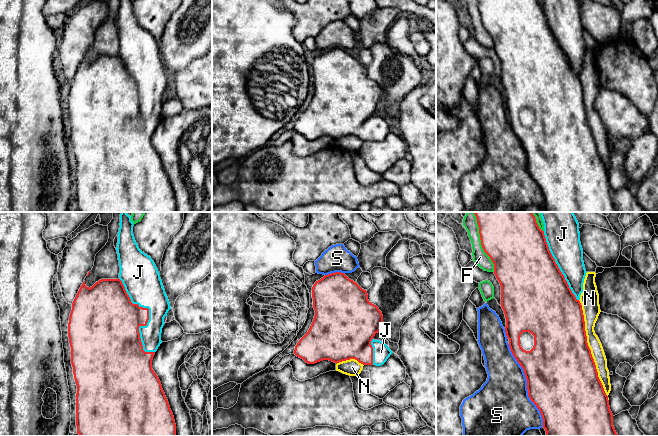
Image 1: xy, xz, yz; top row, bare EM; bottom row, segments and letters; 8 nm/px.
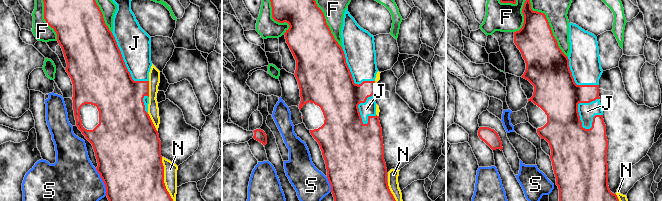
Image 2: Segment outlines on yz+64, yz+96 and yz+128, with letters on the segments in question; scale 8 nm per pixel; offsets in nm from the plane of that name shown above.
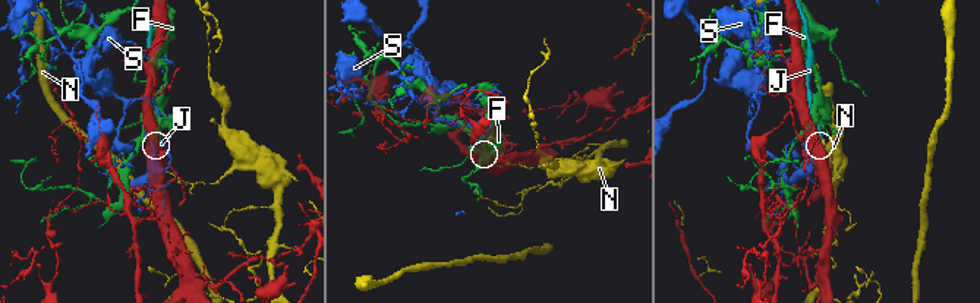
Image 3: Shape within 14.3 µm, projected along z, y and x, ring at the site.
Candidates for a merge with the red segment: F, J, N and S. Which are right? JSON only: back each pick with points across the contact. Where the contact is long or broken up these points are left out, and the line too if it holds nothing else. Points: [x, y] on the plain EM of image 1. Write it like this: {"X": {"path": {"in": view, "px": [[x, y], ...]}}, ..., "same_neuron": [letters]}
{"same_neuron": ["J"]}

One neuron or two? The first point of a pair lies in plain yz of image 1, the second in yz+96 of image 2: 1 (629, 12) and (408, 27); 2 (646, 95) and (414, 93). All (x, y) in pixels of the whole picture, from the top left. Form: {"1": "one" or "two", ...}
{"1": "one", "2": "two"}

